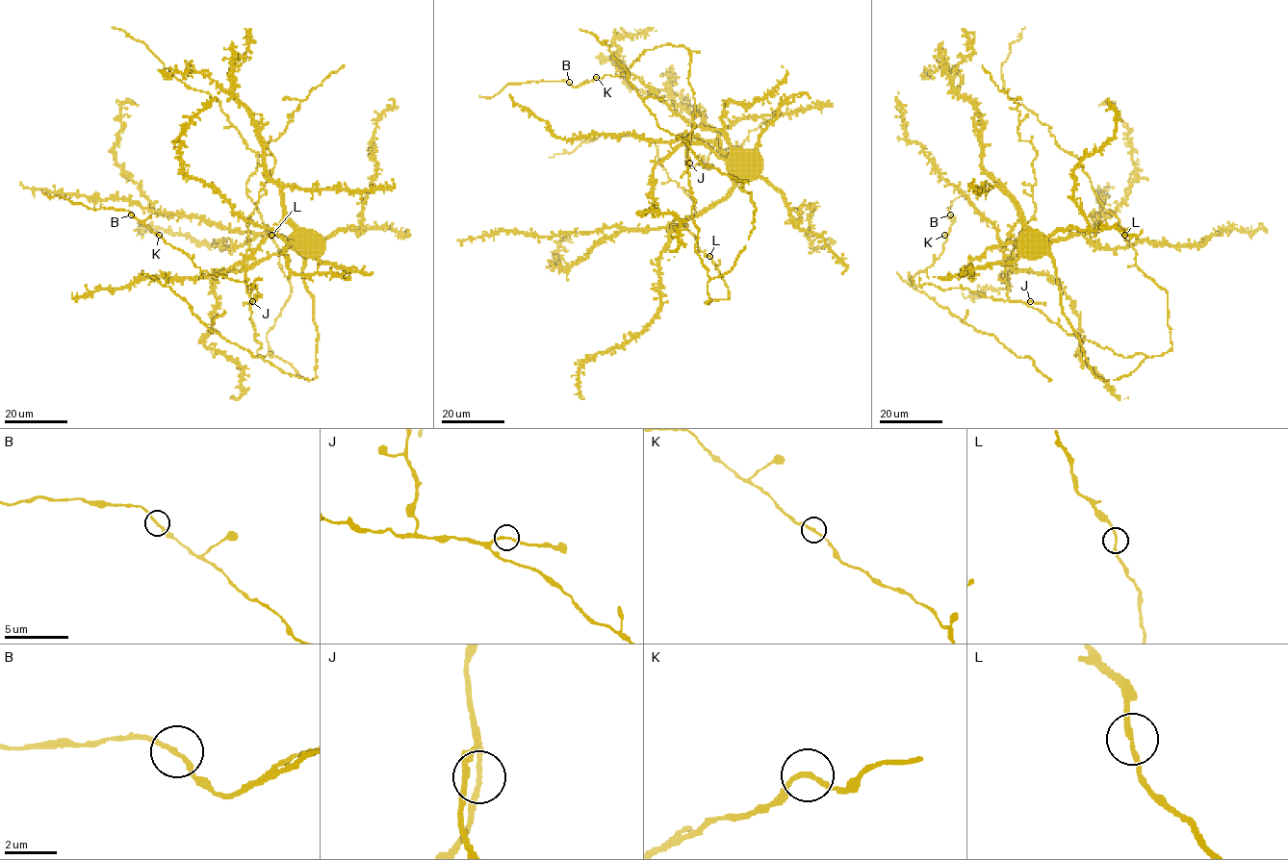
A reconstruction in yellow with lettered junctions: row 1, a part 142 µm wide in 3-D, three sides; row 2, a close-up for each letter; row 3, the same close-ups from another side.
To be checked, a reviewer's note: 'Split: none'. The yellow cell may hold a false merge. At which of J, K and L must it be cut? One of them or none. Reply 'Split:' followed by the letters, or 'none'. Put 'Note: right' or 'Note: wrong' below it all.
Split: none
Note: right

